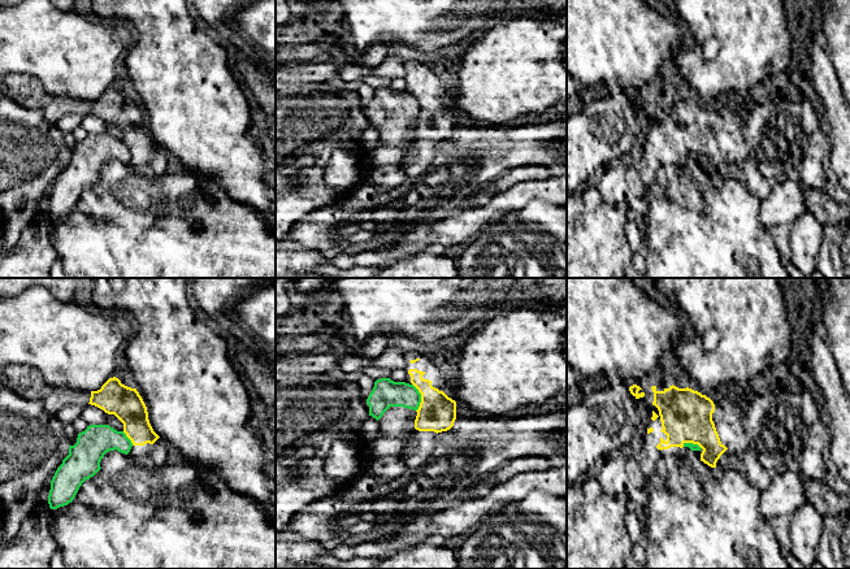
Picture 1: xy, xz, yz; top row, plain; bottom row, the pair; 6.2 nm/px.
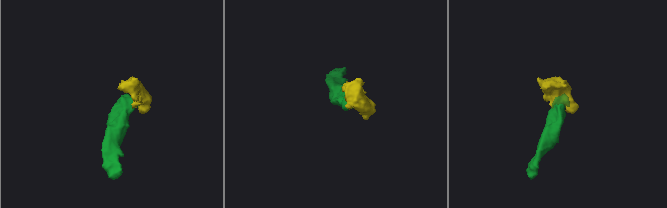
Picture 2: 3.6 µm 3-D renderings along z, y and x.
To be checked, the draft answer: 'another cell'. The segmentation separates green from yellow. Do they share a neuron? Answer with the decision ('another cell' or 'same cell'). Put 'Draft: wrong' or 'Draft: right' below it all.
another cell
Draft: right

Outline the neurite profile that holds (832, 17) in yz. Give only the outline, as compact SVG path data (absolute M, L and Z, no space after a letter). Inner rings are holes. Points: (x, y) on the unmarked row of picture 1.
M808 0L832 58L842 94L850 105L850 0Z

